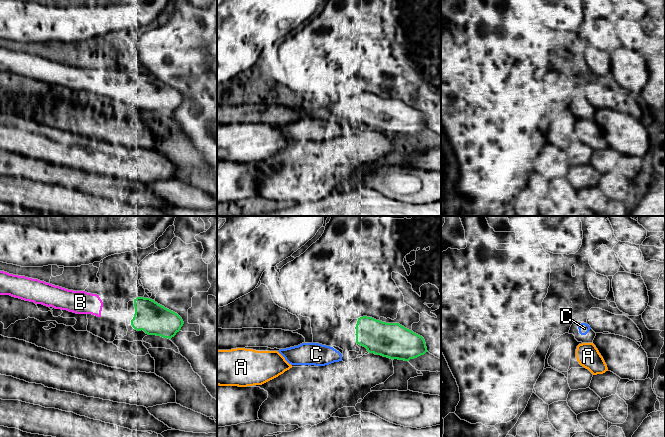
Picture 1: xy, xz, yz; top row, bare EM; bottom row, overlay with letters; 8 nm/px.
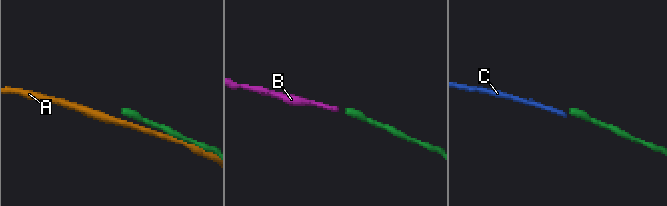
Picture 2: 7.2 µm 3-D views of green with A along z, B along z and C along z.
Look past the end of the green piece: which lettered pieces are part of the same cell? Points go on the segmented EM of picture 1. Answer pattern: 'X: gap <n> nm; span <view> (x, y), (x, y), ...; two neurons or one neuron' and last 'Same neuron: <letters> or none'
A: gap 550 nm; span xz (356, 342), (291, 365); two neurons
B: gap 260 nm; span xy (131, 320), (100, 316); one neuron
C: gap 150 nm; span xz (356, 342), (341, 354); two neurons
Same neuron: B

